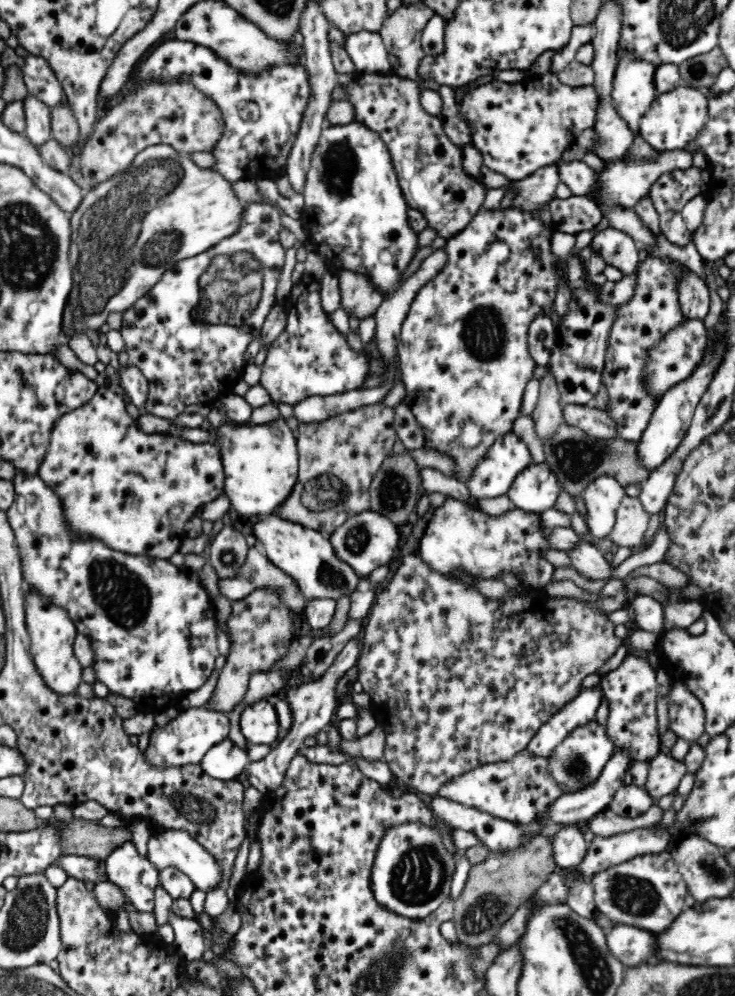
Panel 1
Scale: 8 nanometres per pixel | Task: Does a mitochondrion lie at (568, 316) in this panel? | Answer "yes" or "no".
no

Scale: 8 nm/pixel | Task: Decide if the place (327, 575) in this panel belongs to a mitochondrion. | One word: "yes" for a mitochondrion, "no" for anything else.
yes

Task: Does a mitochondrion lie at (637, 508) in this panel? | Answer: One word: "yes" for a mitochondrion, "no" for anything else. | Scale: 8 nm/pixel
no

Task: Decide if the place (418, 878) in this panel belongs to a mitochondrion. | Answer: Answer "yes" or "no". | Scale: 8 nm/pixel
yes

